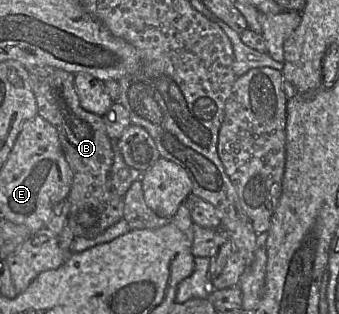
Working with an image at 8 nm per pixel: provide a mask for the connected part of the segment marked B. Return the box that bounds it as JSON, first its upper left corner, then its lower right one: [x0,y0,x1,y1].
[27,66,124,239]

